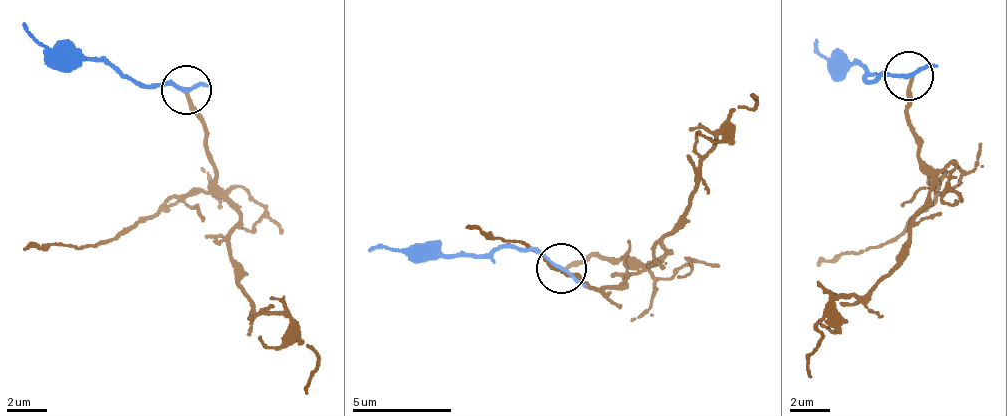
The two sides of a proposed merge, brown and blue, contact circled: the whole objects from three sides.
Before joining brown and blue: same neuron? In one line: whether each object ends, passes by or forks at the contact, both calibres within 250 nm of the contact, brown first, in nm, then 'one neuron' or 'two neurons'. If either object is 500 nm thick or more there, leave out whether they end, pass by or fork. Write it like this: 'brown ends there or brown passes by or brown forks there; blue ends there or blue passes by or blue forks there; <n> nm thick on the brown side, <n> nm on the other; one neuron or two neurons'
brown ends there; blue passes by; 170 nm thick on the brown side, 180 nm on the other; two neurons

